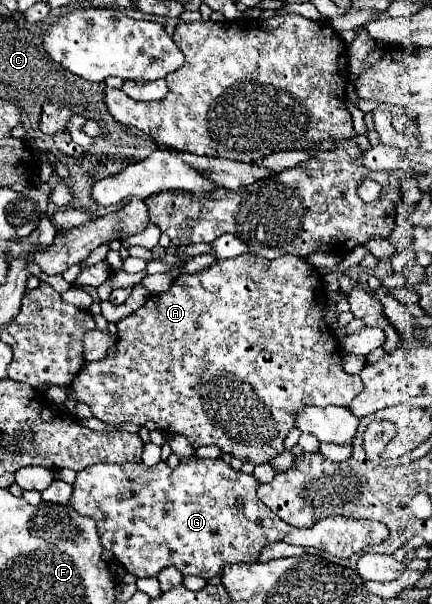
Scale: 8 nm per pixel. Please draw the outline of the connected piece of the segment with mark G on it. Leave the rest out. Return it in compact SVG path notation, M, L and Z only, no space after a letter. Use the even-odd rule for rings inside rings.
M198 456L182 458L180 464L172 470L166 462L158 462L148 468L146 464L94 464L84 468L74 482L74 494L70 498L70 506L82 516L94 518L100 542L106 550L114 554L114 558L126 568L126 572L136 578L158 576L162 568L174 566L184 576L202 576L212 578L220 576L226 564L238 562L256 562L260 550L270 542L288 542L288 544L320 548L332 556L348 558L360 552L366 546L380 544L388 538L388 528L374 520L354 520L344 516L328 516L318 520L312 528L297 528L280 520L276 514L264 506L258 496L258 480L252 474L234 472L224 460L204 460ZM242 498L244 508L236 508L234 500Z

